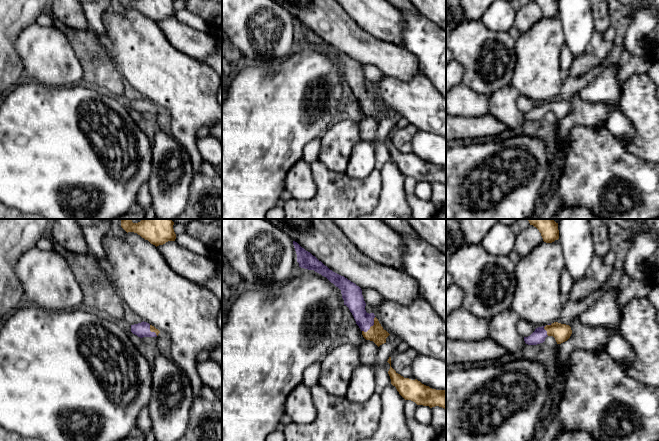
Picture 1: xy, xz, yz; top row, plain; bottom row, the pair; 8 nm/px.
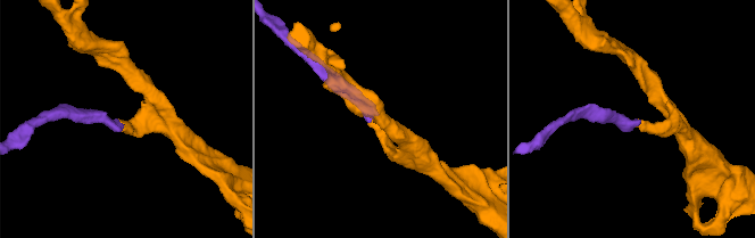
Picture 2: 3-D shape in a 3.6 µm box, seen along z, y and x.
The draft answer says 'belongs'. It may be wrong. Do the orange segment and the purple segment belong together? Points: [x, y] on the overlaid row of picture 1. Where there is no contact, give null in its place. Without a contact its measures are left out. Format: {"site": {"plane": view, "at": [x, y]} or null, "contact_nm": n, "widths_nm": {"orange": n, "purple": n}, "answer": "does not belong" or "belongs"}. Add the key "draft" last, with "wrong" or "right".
{"site": {"plane": "xz", "at": [371, 326]}, "contact_nm": 160, "widths_nm": {"orange": 140, "purple": 150}, "answer": "belongs", "draft": "right"}

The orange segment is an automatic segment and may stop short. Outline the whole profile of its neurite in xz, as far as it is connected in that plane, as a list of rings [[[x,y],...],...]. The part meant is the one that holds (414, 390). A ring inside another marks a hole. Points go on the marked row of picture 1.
[[[391,357],[387,362],[390,364],[388,374],[391,384],[396,387],[405,400],[411,400],[417,405],[429,406],[430,408],[439,406],[446,409],[446,390],[432,389],[417,379],[404,378],[391,367]]]

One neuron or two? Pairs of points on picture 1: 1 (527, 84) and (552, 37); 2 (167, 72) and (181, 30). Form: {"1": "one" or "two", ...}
{"1": "one", "2": "two"}

